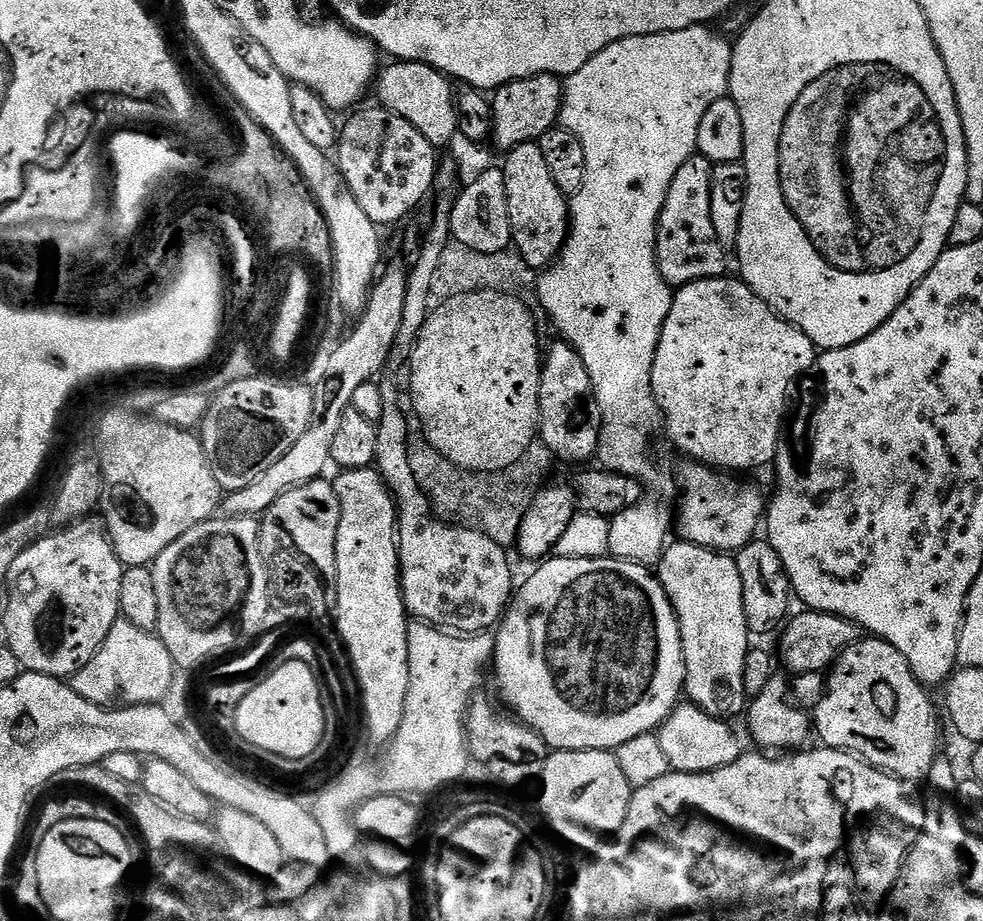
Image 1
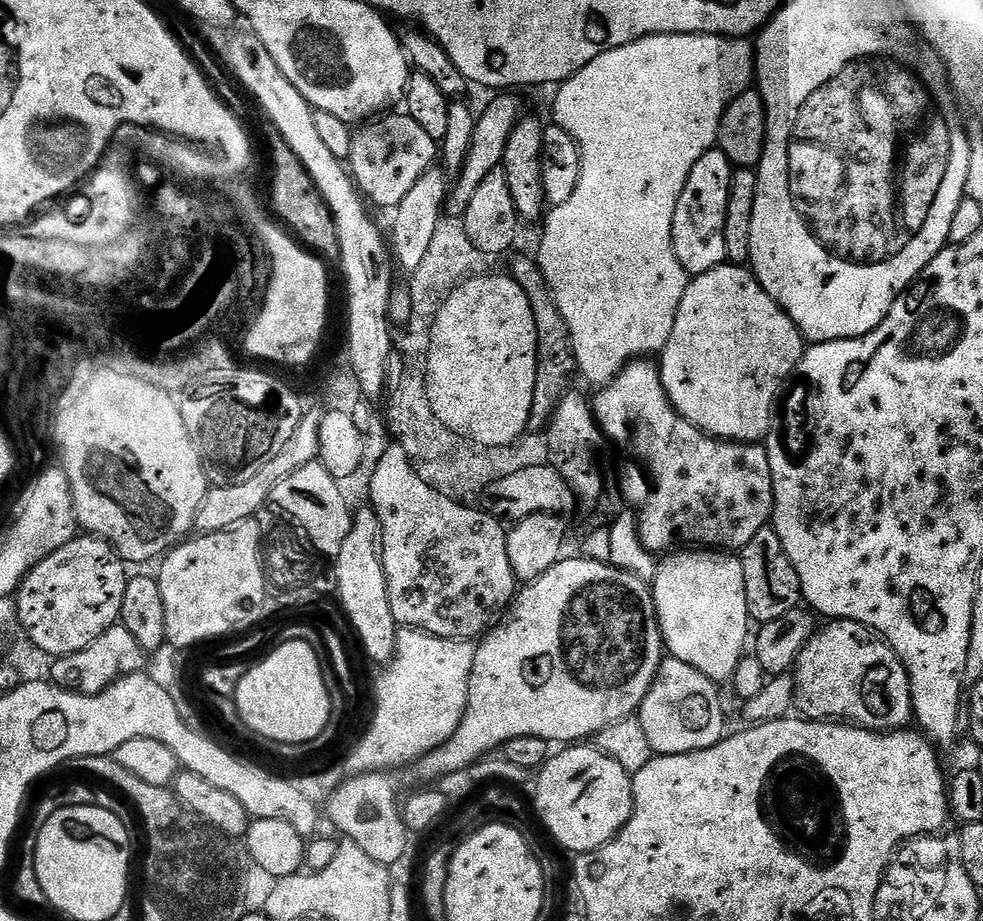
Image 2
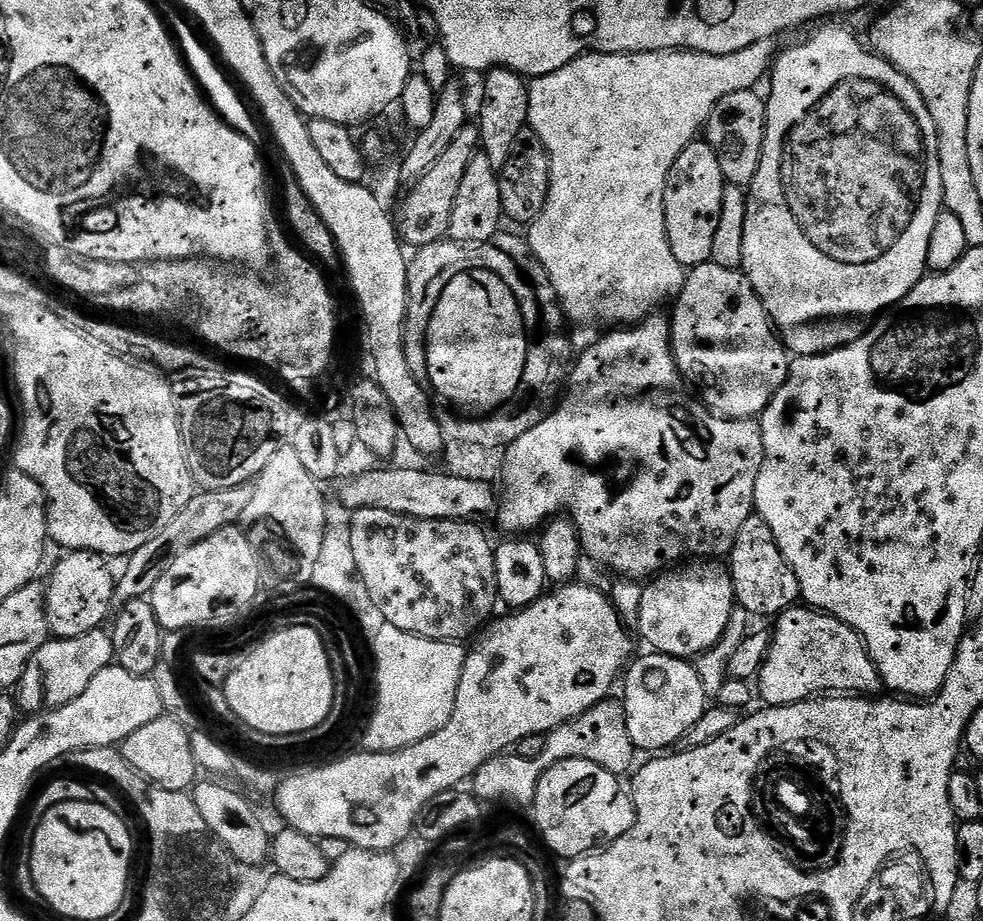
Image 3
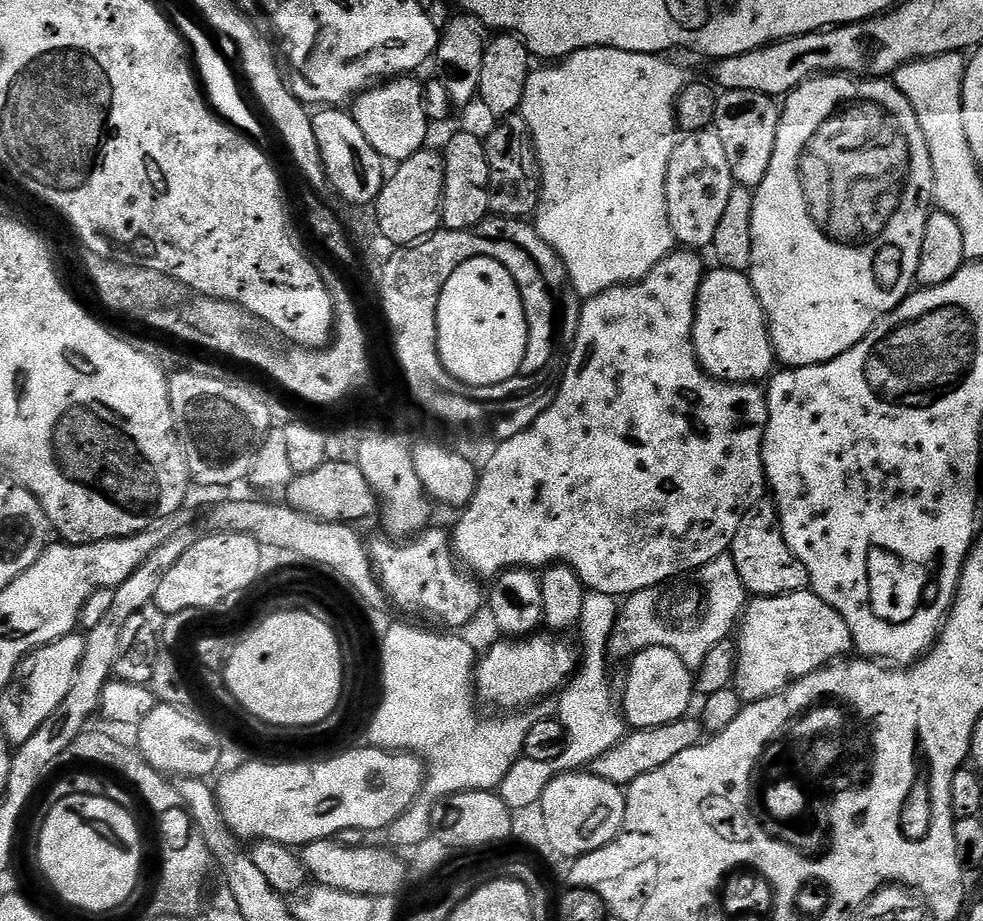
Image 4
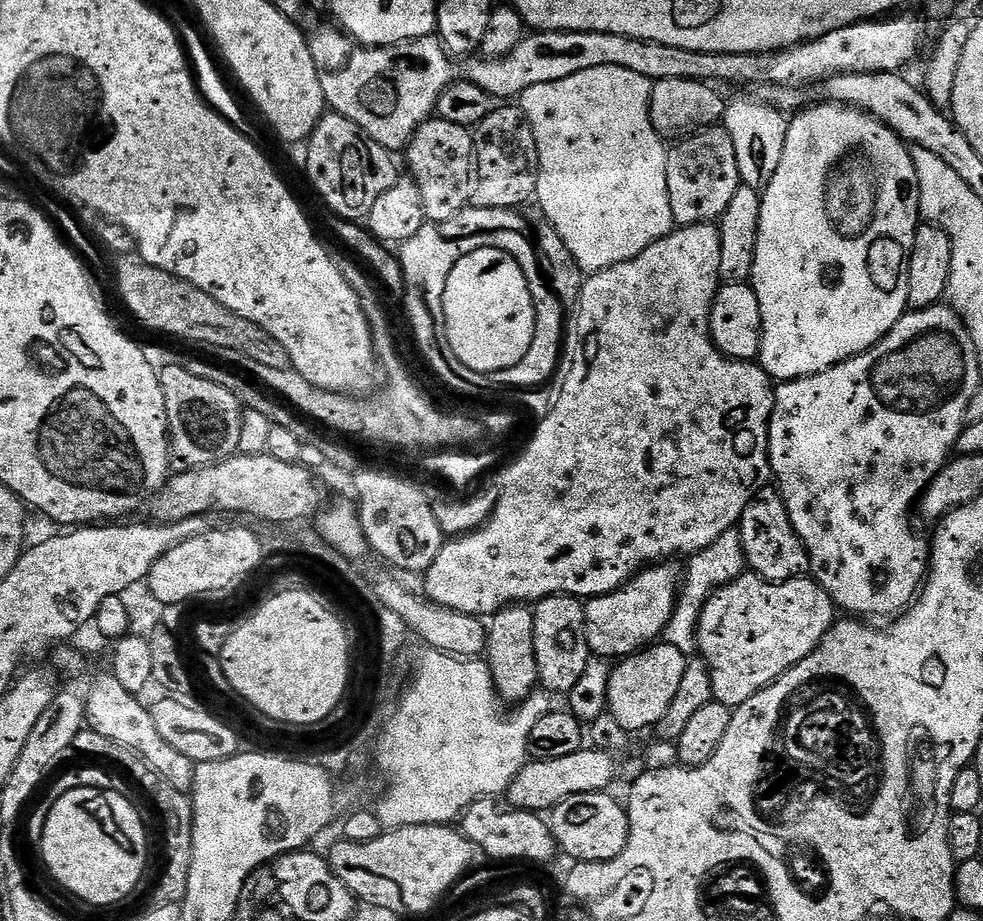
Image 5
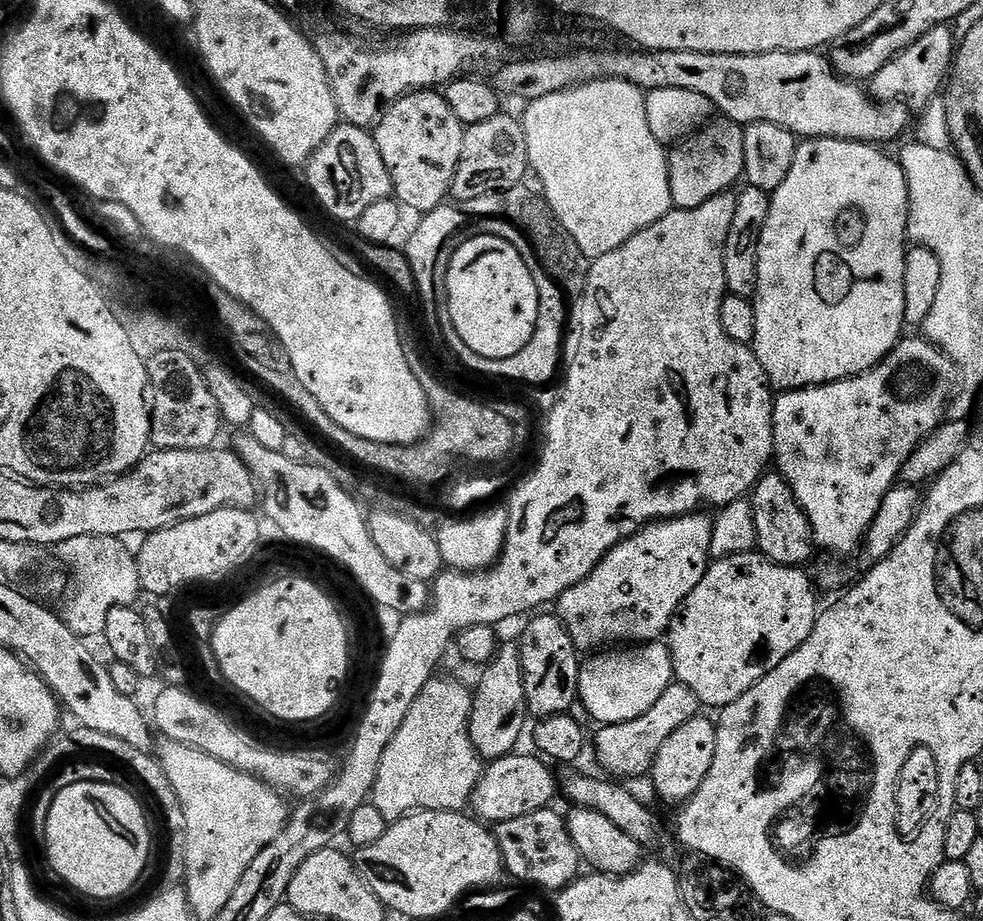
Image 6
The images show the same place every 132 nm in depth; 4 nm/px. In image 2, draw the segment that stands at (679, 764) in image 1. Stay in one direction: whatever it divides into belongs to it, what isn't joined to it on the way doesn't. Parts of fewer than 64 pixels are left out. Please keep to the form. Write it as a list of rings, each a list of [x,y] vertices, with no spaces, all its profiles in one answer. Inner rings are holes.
[[[673,658],[661,660],[646,698],[642,698],[638,719],[650,742],[653,753],[658,756],[673,756],[706,750],[719,740],[725,739],[726,717],[720,698],[722,692],[712,680],[694,666]]]

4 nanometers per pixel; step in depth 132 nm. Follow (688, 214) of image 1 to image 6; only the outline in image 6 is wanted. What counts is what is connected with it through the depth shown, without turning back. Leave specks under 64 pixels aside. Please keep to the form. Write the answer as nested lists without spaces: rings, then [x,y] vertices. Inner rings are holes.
[[[727,118],[709,120],[699,132],[680,141],[668,152],[673,205],[678,208],[702,206],[702,202],[710,202],[710,198],[735,189],[735,184],[744,176],[745,162],[744,128]]]

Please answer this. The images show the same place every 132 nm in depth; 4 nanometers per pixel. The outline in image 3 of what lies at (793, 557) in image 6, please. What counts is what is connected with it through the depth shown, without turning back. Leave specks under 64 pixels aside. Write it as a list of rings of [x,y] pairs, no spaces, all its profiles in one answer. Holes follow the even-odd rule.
[[[753,514],[746,518],[742,530],[738,530],[738,542],[734,542],[730,557],[730,571],[735,603],[753,617],[775,618],[801,599],[794,570],[786,562],[782,550],[778,550],[778,542],[770,526],[766,526],[766,522],[758,515]]]

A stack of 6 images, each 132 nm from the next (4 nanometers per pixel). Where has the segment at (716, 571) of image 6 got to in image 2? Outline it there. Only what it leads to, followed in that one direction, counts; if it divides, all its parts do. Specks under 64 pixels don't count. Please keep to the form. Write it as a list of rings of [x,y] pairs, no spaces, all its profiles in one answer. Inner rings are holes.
[[[832,620],[825,624],[828,625],[821,632],[820,629],[813,631],[808,641],[802,646],[800,653],[796,655],[796,663],[794,665],[794,685],[796,687],[795,711],[806,720],[843,722],[858,728],[867,728],[869,732],[886,733],[907,729],[914,720],[912,714],[912,691],[908,685],[908,672],[904,668],[904,663],[896,657],[896,651],[889,644],[884,643],[875,632],[870,631],[868,628],[863,628],[862,625],[853,620]]]

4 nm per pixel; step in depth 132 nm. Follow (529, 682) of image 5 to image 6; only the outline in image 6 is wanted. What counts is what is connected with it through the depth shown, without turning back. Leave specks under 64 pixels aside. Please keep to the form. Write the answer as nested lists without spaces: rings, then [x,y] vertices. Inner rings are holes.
[[[501,643],[496,649],[496,657],[483,665],[480,681],[472,692],[472,709],[468,719],[470,742],[479,754],[481,761],[491,762],[517,751],[516,743],[520,735],[525,735],[524,719],[530,713],[524,690],[524,675],[520,665],[520,649],[515,643]]]

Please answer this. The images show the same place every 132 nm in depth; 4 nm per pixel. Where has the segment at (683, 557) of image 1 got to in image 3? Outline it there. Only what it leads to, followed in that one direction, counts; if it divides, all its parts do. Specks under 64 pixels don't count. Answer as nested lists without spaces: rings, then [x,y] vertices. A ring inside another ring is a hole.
[[[714,560],[692,562],[666,570],[645,585],[636,627],[653,651],[688,660],[707,652],[724,636],[736,603],[731,571],[720,564]]]

